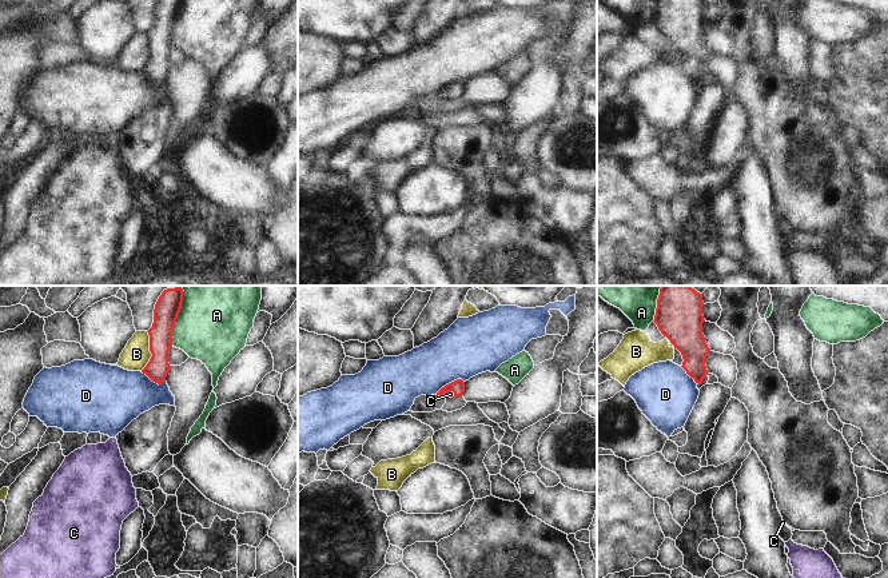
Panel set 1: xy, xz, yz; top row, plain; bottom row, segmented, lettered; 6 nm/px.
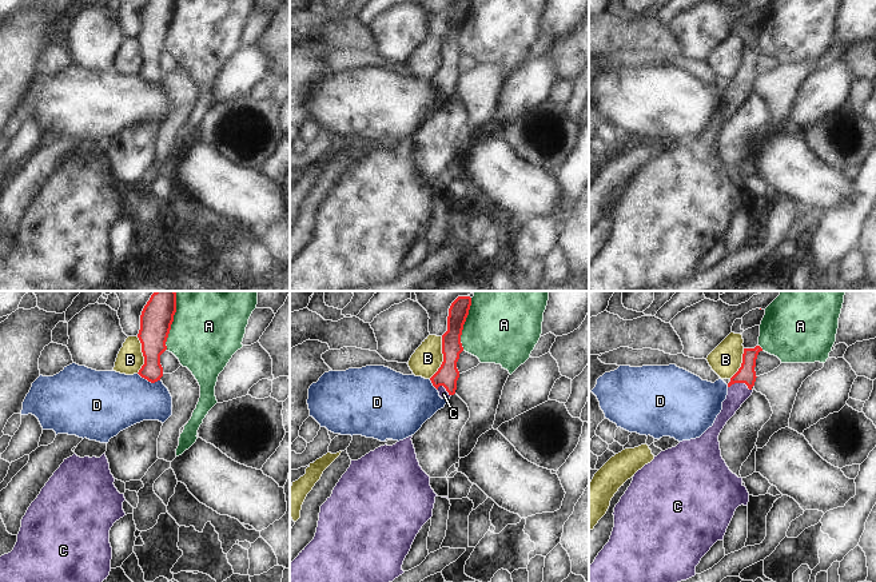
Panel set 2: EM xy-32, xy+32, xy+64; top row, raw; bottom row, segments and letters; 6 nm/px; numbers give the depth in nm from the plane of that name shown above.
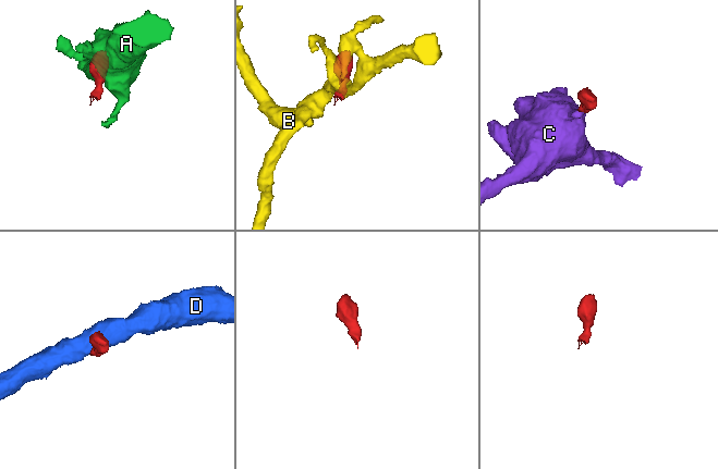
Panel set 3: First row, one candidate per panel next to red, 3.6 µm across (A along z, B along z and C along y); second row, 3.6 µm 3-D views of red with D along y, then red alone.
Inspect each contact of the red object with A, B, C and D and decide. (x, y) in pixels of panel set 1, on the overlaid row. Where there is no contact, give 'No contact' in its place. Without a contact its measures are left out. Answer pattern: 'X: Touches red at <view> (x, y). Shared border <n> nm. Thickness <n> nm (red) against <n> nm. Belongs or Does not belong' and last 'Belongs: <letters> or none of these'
A: Touches red at xy (176, 317). Shared border 360 nm. Thickness 150 nm (red) against 440 nm. Does not belong
B: Touches red at xy (150, 350). Shared border 240 nm. Thickness 150 nm (red) against 160 nm. Does not belong
C: Touches red at xz (448, 391). Shared border 80 nm. Thickness 80 nm (red) against 50 nm. Belongs
D: Touches red at xz (449, 383). Shared border 190 nm. Thickness 80 nm (red) against 340 nm. Does not belong
Belongs: C.

